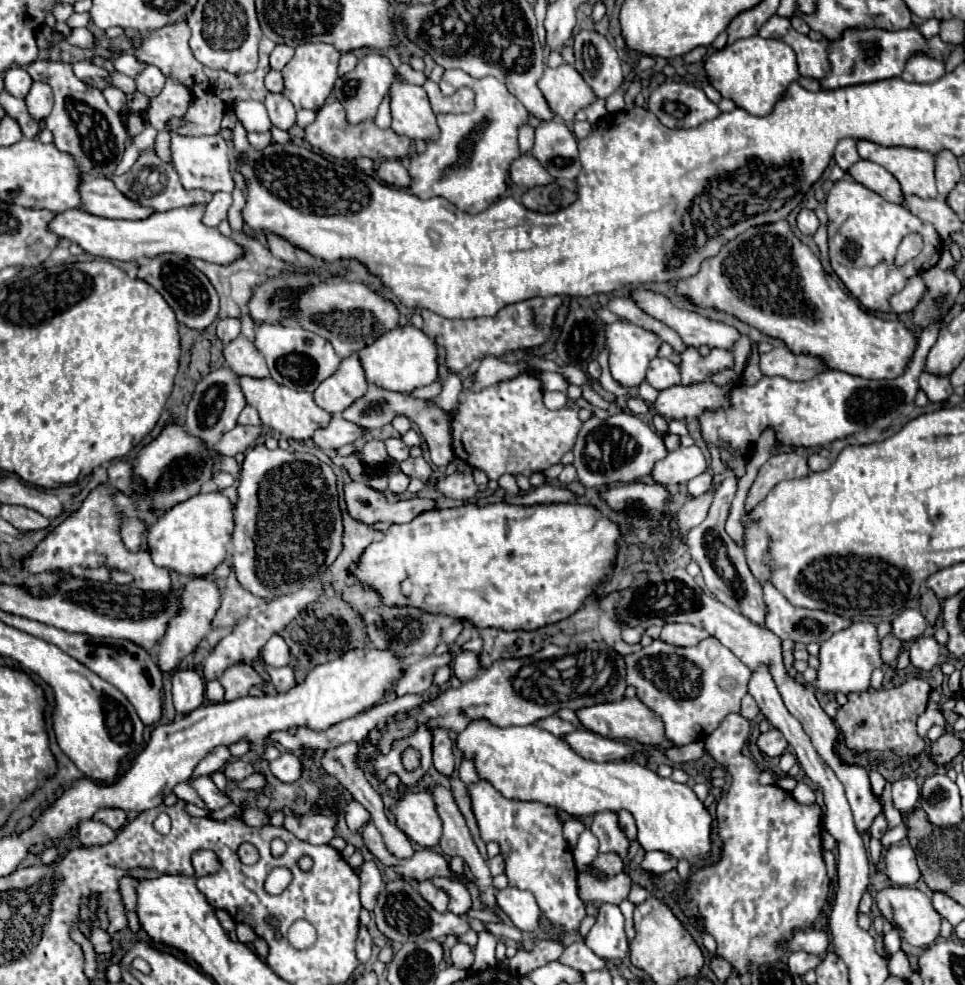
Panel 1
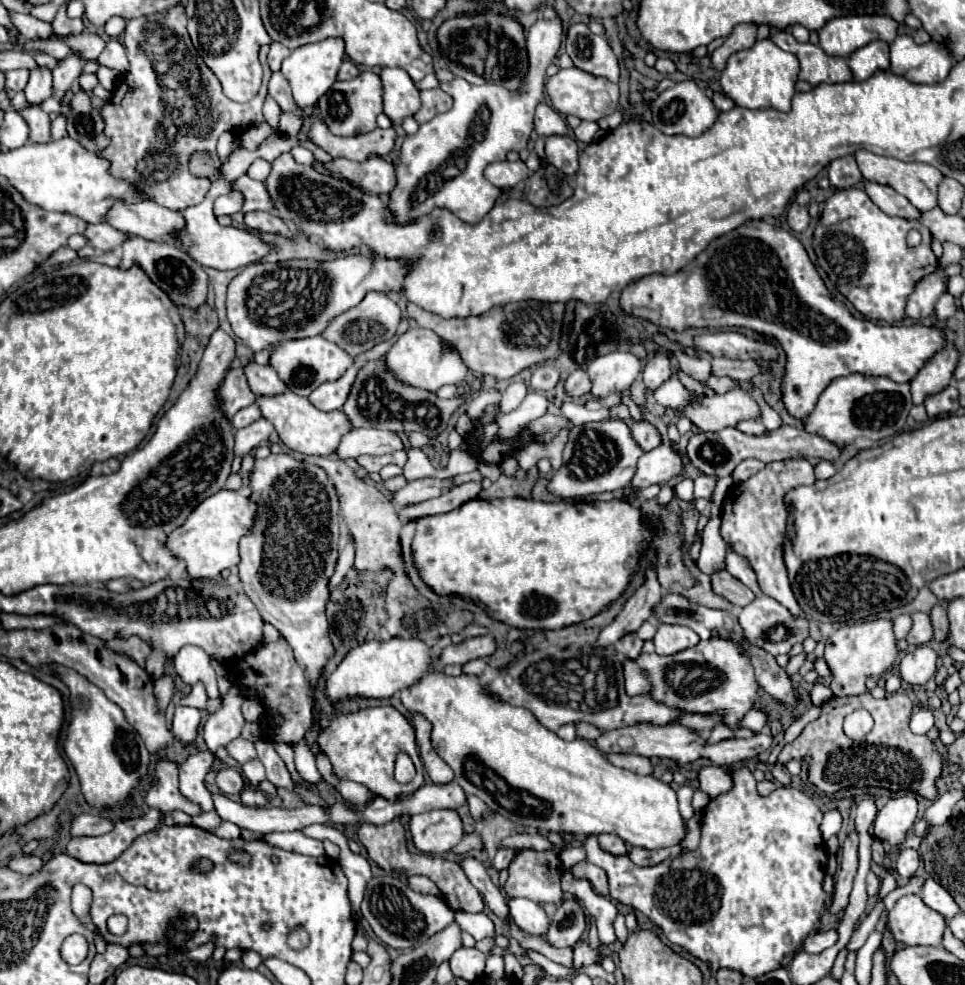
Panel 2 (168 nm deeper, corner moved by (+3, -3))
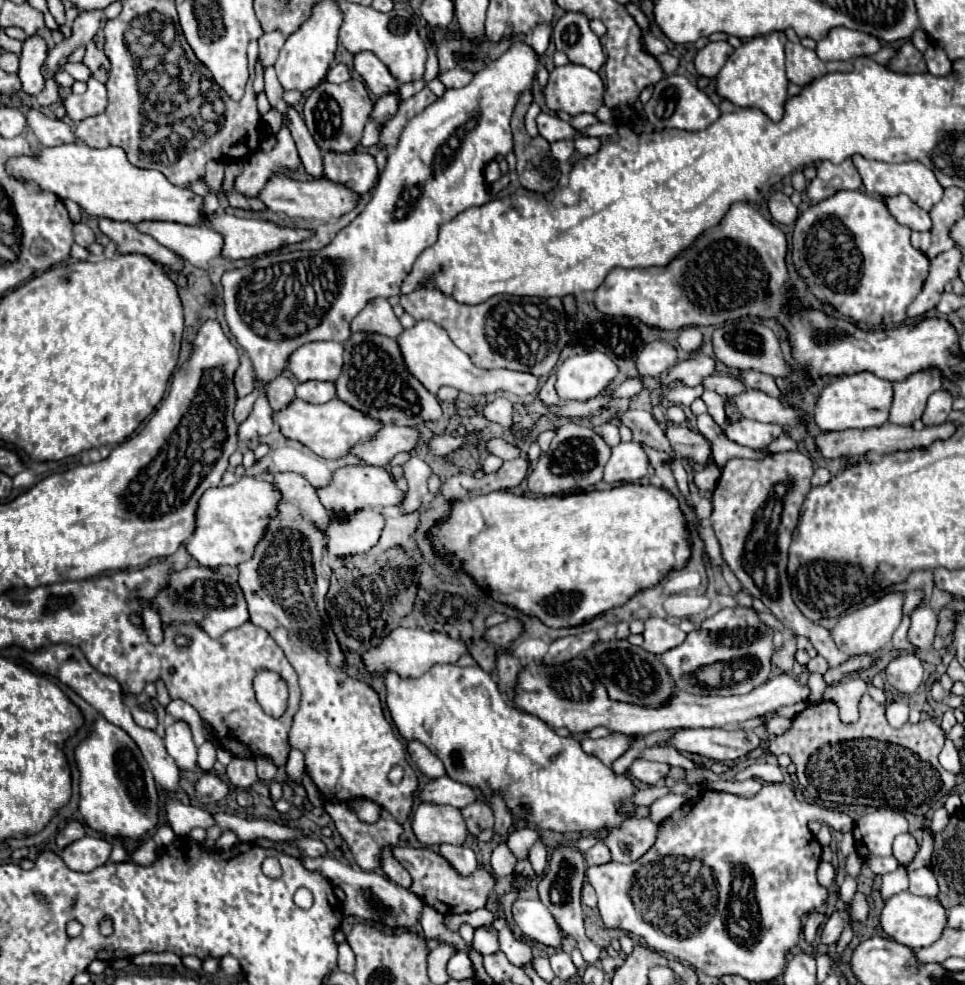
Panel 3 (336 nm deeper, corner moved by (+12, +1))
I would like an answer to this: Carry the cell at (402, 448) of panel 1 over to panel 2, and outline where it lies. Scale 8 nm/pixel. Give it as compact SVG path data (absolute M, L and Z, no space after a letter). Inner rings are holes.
M351 429L351 433L343 435L343 441L339 443L337 455L341 459L369 455L379 457L385 453L401 451L405 449L403 441L393 431L379 431L379 429Z

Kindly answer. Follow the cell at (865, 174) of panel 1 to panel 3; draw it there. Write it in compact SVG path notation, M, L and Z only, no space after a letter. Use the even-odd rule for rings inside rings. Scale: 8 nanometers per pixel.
M906 195L886 197L884 203L886 203L890 215L892 215L898 223L910 227L912 231L928 231L928 229L932 227L930 215L928 215L924 209L920 209L916 203L912 203Z

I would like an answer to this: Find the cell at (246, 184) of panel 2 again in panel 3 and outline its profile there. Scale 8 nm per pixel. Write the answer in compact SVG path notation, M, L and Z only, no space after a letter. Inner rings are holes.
M274 175L268 179L268 183L264 185L262 193L258 195L258 199L270 209L270 211L284 211L288 215L300 215L300 217L314 217L314 219L332 219L332 217L340 217L348 211L354 209L356 201L358 201L358 193L346 189L344 185L332 183L328 179L314 179L314 181L294 181L286 175Z

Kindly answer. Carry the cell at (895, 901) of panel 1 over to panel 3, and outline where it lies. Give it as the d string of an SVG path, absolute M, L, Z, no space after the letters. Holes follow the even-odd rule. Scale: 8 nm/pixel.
M902 891L898 895L892 895L886 901L882 909L880 925L884 933L892 937L894 941L912 949L922 949L922 947L932 945L942 935L942 929L946 927L946 909L936 899L918 897L918 895L912 895L910 891Z

